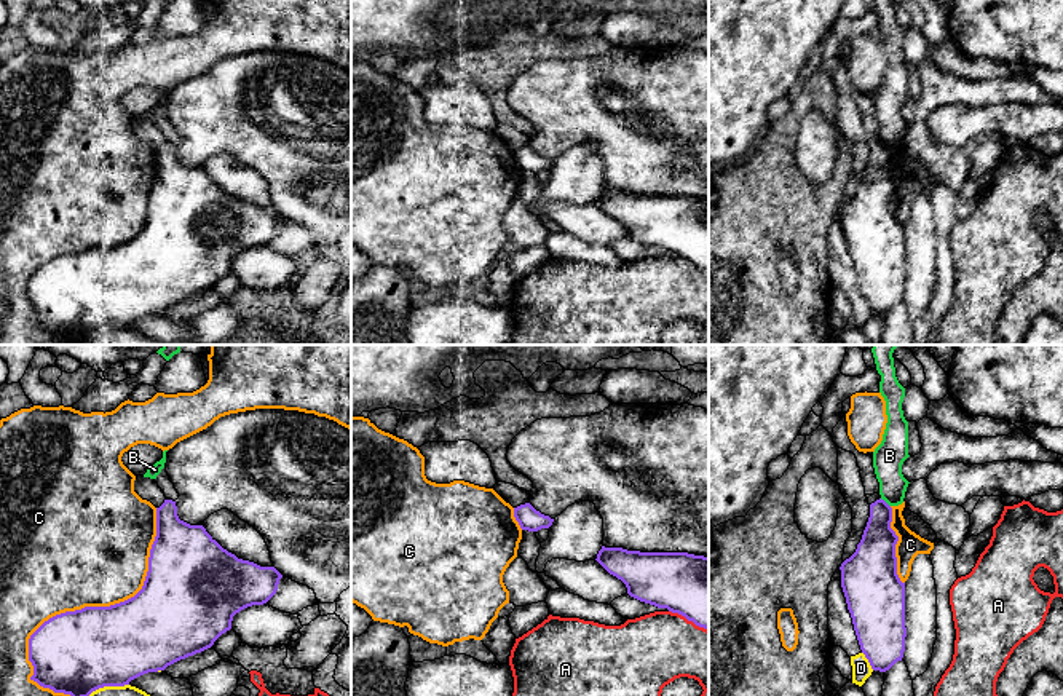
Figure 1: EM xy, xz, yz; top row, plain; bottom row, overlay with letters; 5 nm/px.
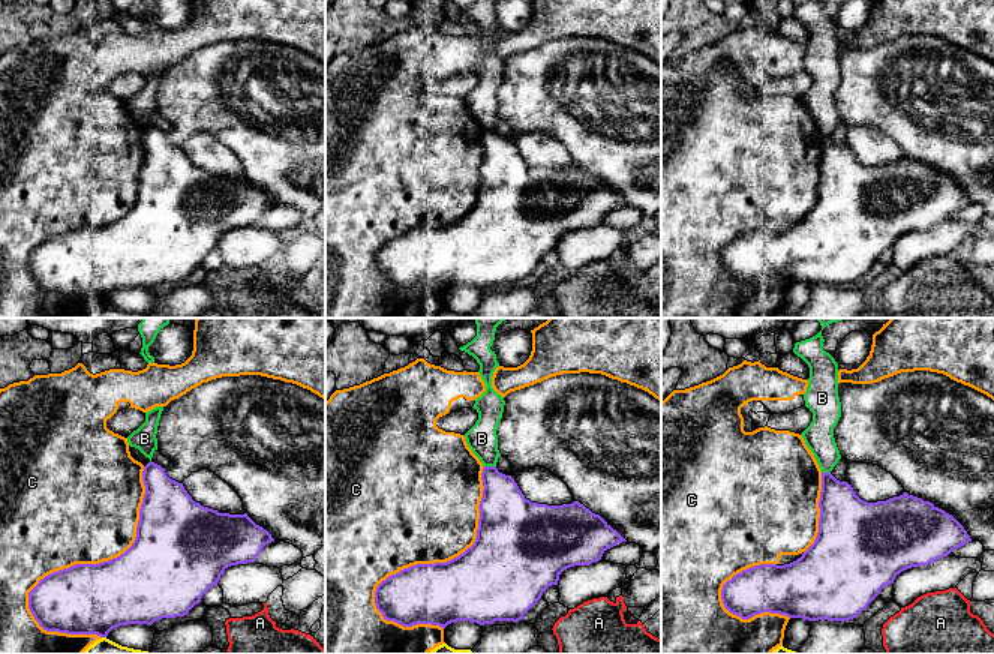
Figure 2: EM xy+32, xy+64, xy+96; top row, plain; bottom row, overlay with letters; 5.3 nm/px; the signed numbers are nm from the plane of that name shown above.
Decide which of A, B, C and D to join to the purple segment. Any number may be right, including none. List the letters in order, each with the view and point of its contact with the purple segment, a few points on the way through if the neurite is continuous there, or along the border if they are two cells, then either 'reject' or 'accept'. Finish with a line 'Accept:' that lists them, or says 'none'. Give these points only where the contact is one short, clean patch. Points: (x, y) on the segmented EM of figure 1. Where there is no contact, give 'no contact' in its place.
A: contact xz (688, 620); reject
B: contact yz (885, 502); border yz (880, 498), (889, 506); reject
C: contact xy (102, 607); reject
D: contact yz (869, 661); reject
Accept: none

